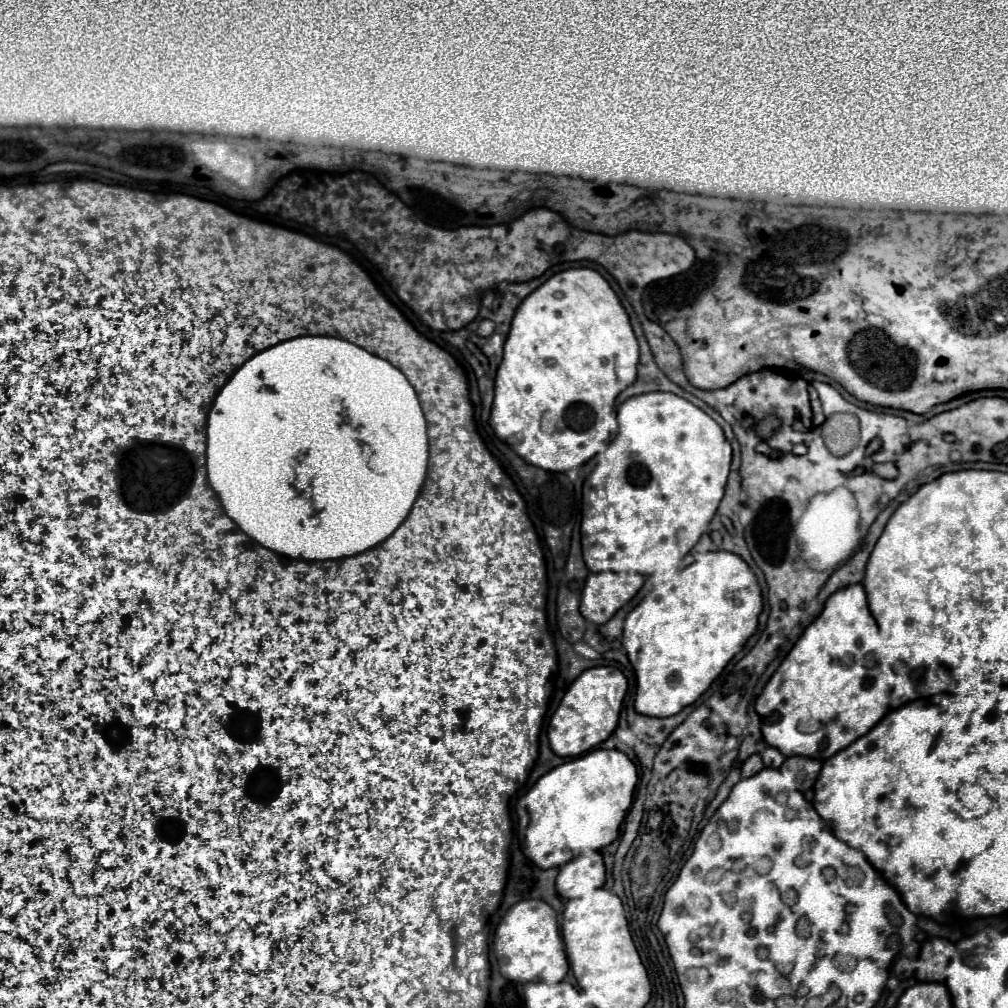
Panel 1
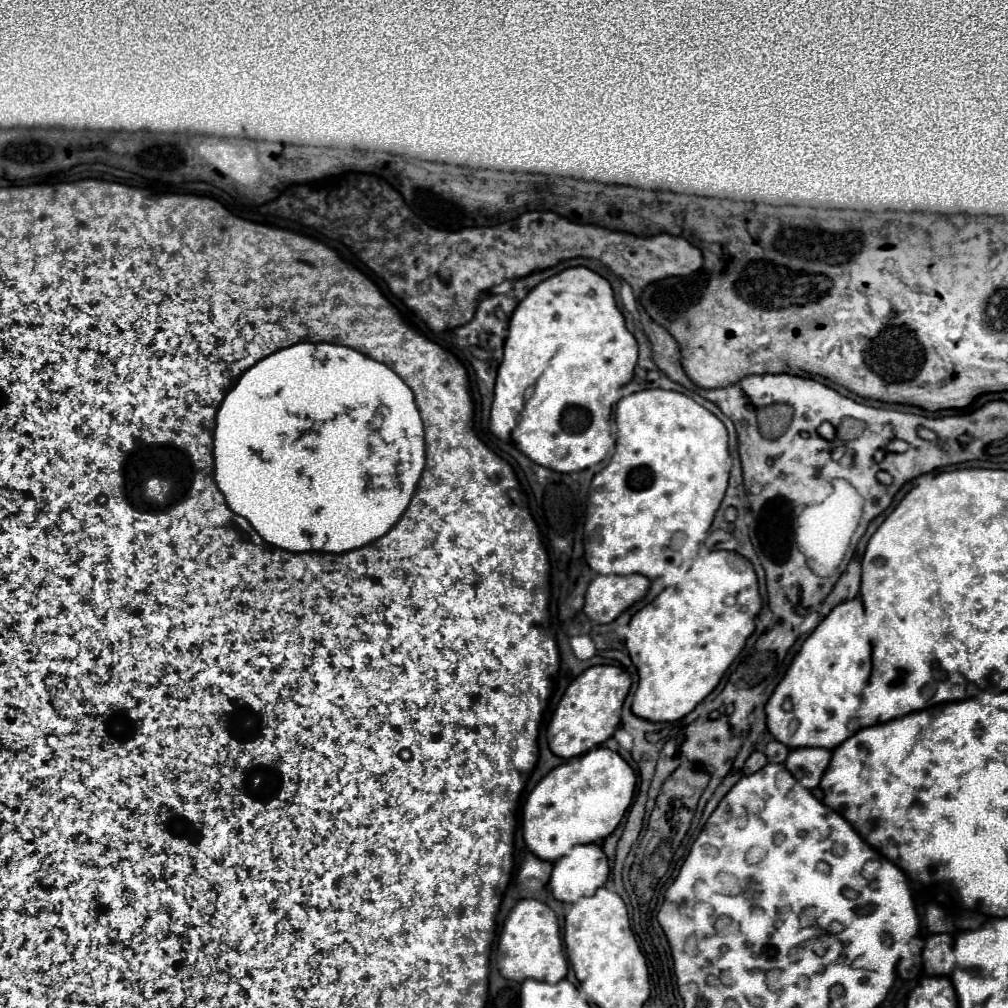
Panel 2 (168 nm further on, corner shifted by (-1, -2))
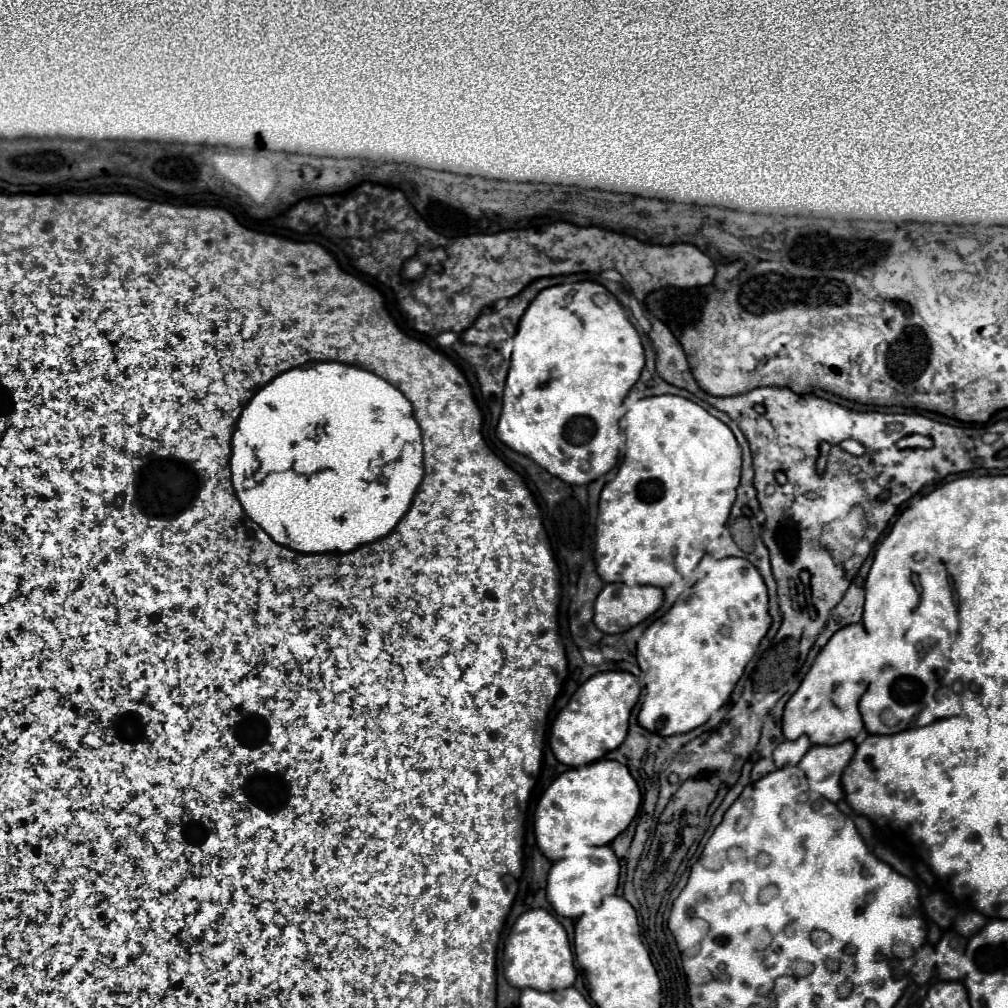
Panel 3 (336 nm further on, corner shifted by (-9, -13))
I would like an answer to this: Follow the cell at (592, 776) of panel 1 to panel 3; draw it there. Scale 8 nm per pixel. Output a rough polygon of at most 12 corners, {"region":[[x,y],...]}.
{"region":[[627,766],[563,772],[535,810],[551,862],[611,844],[642,795]]}

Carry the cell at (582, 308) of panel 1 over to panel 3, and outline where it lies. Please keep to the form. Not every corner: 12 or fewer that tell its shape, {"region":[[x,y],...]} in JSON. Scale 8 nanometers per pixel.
{"region":[[605,286],[513,336],[497,438],[563,482],[617,464],[645,354]]}

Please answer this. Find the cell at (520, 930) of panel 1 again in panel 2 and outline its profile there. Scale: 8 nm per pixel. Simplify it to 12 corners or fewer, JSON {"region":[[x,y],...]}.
{"region":[[523,899],[499,935],[511,981],[565,979],[567,959],[549,905]]}

